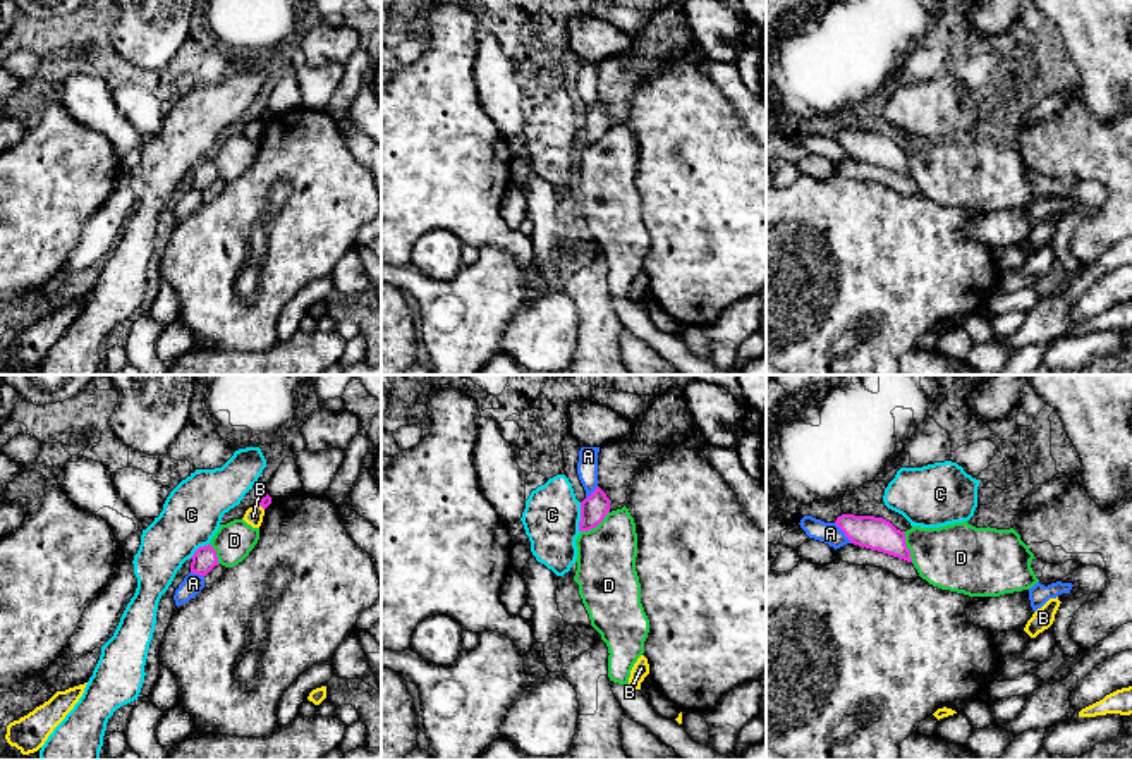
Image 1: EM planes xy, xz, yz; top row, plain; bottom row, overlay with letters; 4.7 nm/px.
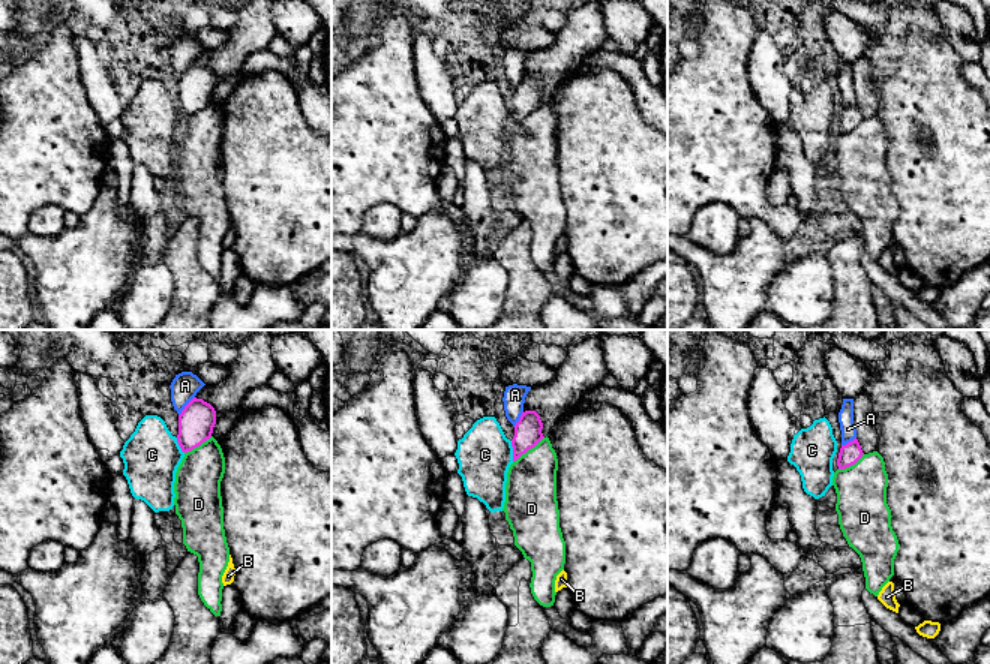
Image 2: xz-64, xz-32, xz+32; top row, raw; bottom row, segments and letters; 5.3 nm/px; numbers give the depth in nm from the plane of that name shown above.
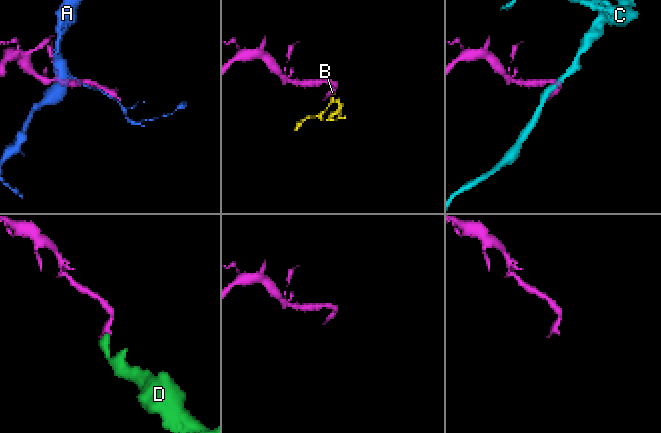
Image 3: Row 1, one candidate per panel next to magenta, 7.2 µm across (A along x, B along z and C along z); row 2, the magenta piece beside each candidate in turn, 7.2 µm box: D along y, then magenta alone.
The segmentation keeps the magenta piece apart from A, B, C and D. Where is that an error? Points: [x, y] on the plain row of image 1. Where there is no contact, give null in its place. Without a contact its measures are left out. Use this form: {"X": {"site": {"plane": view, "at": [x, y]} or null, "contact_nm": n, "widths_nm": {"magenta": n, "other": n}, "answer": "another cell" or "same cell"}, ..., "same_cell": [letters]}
{"A": {"site": {"plane": "yz", "at": [844, 147]}, "contact_nm": 130, "widths_nm": {"magenta": 160, "other": 100}, "answer": "another cell"}, "B": {"site": {"plane": "xy", "at": [261, 121]}, "contact_nm": 40, "widths_nm": {"magenta": 50, "other": 90}, "answer": "another cell"}, "C": {"site": {"plane": "xz", "at": [581, 133]}, "contact_nm": 140, "widths_nm": {"magenta": 130, "other": 260}, "answer": "another cell"}, "D": {"site": {"plane": "xz", "at": [595, 141]}, "contact_nm": 170, "widths_nm": {"magenta": 130, "other": 280}, "answer": "another cell"}, "same_cell": []}

